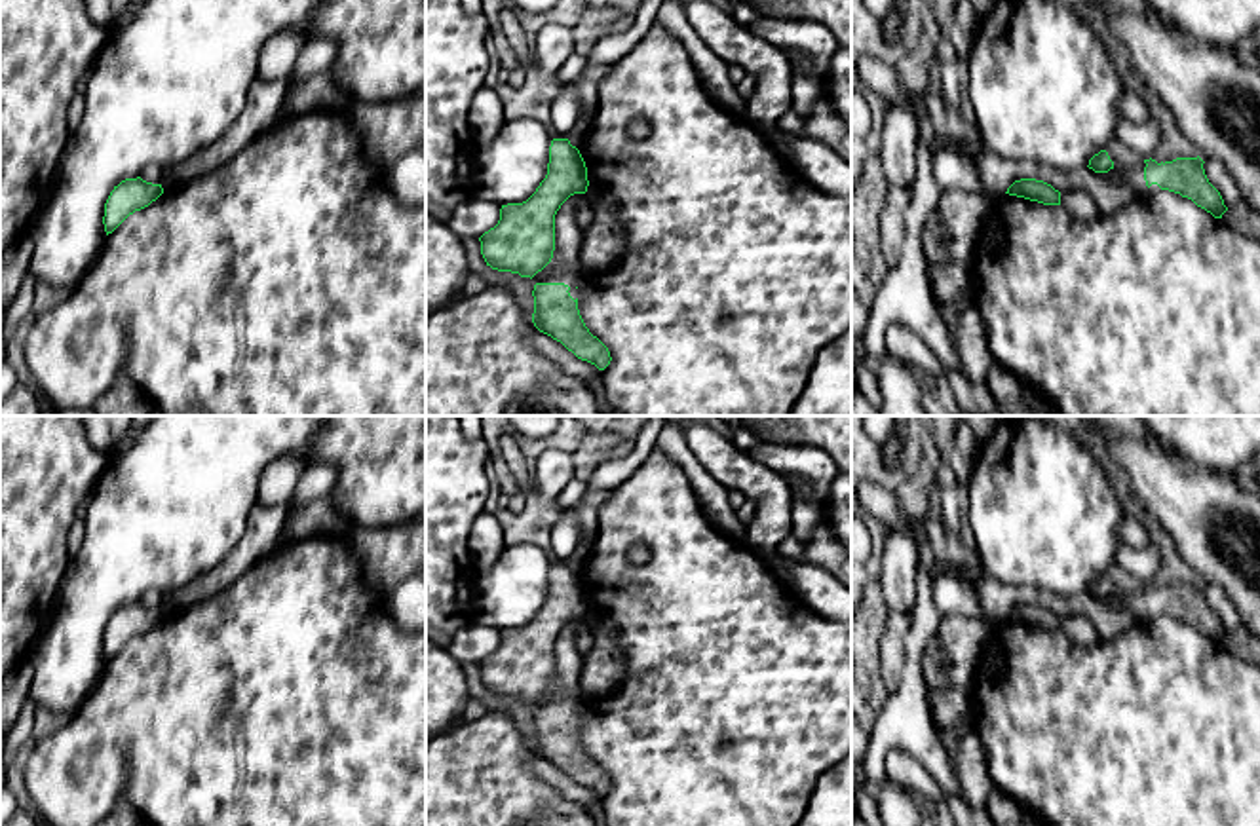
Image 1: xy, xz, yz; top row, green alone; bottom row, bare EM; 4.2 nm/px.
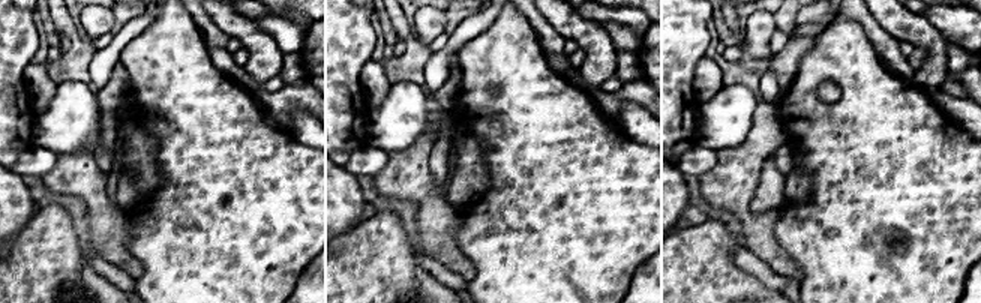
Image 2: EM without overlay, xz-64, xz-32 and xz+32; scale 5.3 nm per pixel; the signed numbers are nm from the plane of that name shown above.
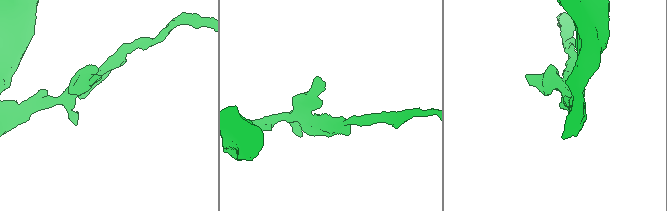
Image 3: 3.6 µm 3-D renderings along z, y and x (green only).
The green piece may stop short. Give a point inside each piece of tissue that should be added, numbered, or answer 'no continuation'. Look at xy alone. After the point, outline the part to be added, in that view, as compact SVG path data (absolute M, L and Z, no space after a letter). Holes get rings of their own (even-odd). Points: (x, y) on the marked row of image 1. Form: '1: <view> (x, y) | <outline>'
no continuation

